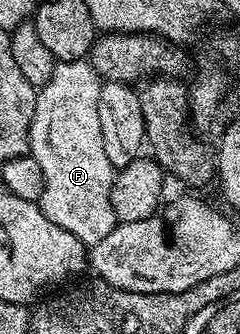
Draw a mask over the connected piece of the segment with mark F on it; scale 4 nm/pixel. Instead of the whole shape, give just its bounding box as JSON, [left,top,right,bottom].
[28,61,118,248]

